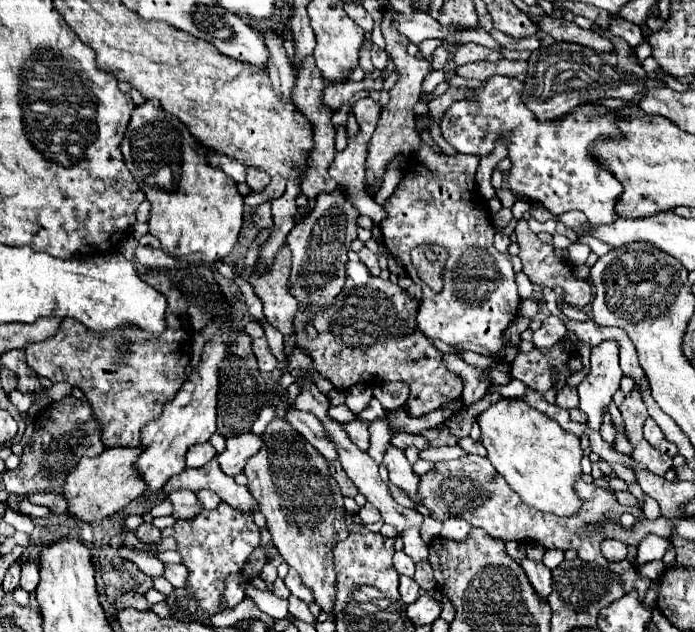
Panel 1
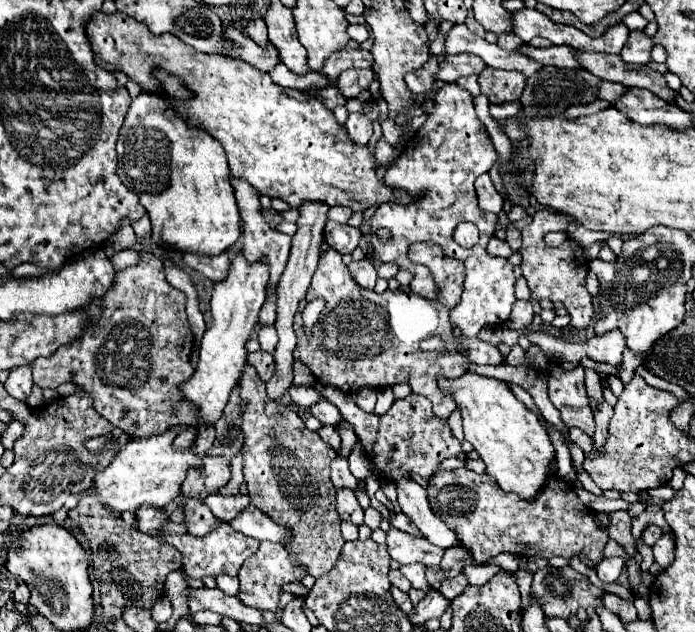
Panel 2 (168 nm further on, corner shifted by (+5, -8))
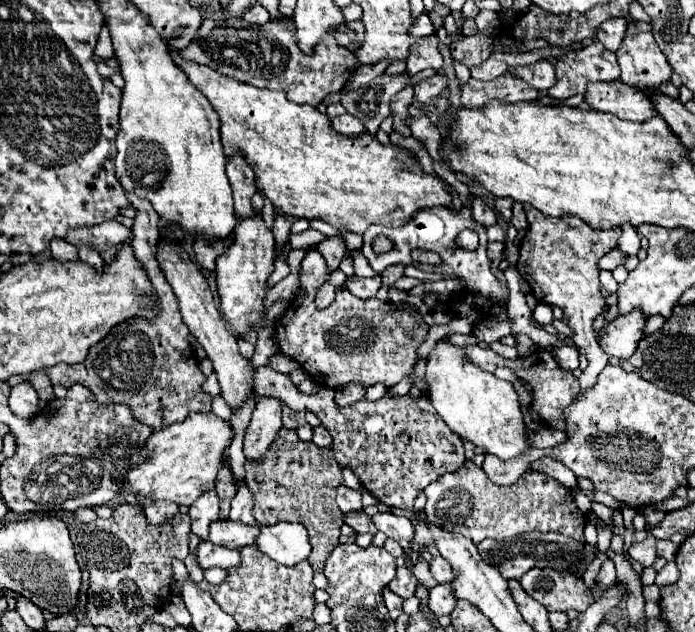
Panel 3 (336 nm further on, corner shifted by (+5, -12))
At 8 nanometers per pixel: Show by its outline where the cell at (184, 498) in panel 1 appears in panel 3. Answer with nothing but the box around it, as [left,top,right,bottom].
[208,520,258,548]

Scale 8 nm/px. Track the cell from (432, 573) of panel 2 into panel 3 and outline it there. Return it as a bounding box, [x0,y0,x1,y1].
[372,514,414,570]

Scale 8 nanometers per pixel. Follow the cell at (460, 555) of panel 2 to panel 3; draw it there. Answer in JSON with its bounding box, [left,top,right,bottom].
[430,582,456,616]

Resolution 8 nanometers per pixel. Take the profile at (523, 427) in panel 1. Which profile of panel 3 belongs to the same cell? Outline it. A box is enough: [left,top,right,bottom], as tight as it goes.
[426,340,532,460]

